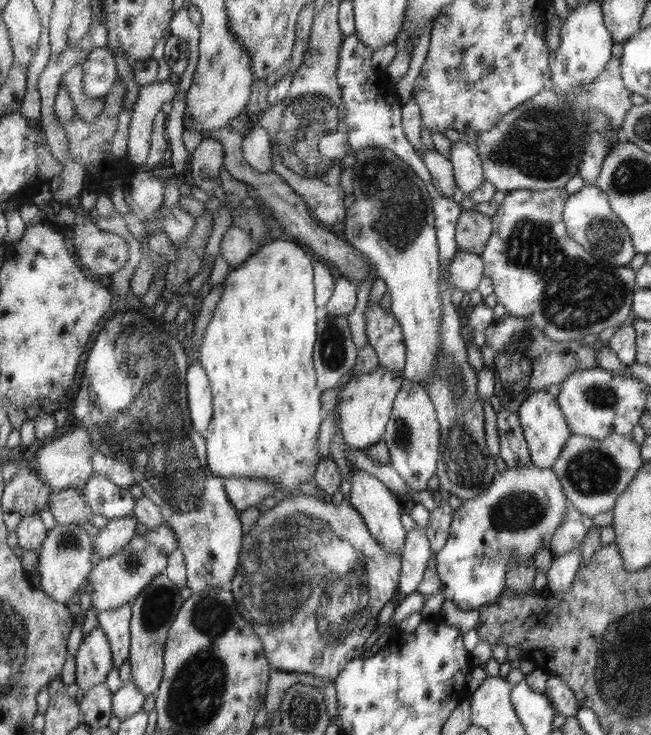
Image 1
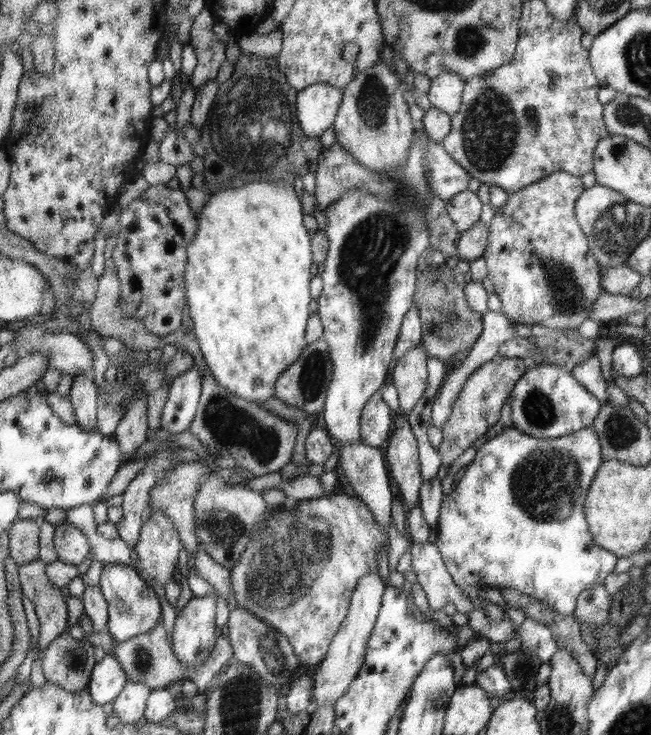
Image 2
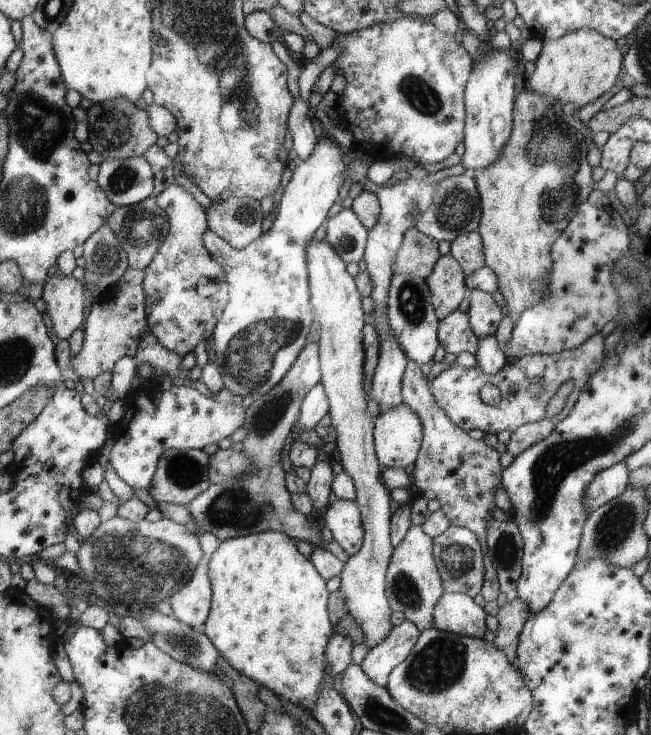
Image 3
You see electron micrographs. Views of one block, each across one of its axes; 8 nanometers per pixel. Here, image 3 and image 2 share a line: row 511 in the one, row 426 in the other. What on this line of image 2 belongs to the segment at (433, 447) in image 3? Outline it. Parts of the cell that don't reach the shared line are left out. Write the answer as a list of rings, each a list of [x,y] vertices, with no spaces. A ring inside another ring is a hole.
[[[496,355],[492,360],[476,367],[462,388],[452,405],[452,413],[442,425],[443,441],[438,446],[438,455],[442,459],[441,468],[445,471],[468,448],[472,448],[478,438],[486,434],[492,426],[500,420],[500,410],[506,404],[516,381],[527,371],[526,362],[518,357]]]

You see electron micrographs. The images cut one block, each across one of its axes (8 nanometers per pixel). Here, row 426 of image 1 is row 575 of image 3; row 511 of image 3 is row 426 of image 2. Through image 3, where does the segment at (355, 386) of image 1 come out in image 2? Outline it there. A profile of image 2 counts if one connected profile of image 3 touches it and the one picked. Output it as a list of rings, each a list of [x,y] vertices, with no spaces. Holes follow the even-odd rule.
[[[380,392],[369,398],[361,416],[361,438],[367,445],[380,448],[392,436],[392,408],[382,399]]]

